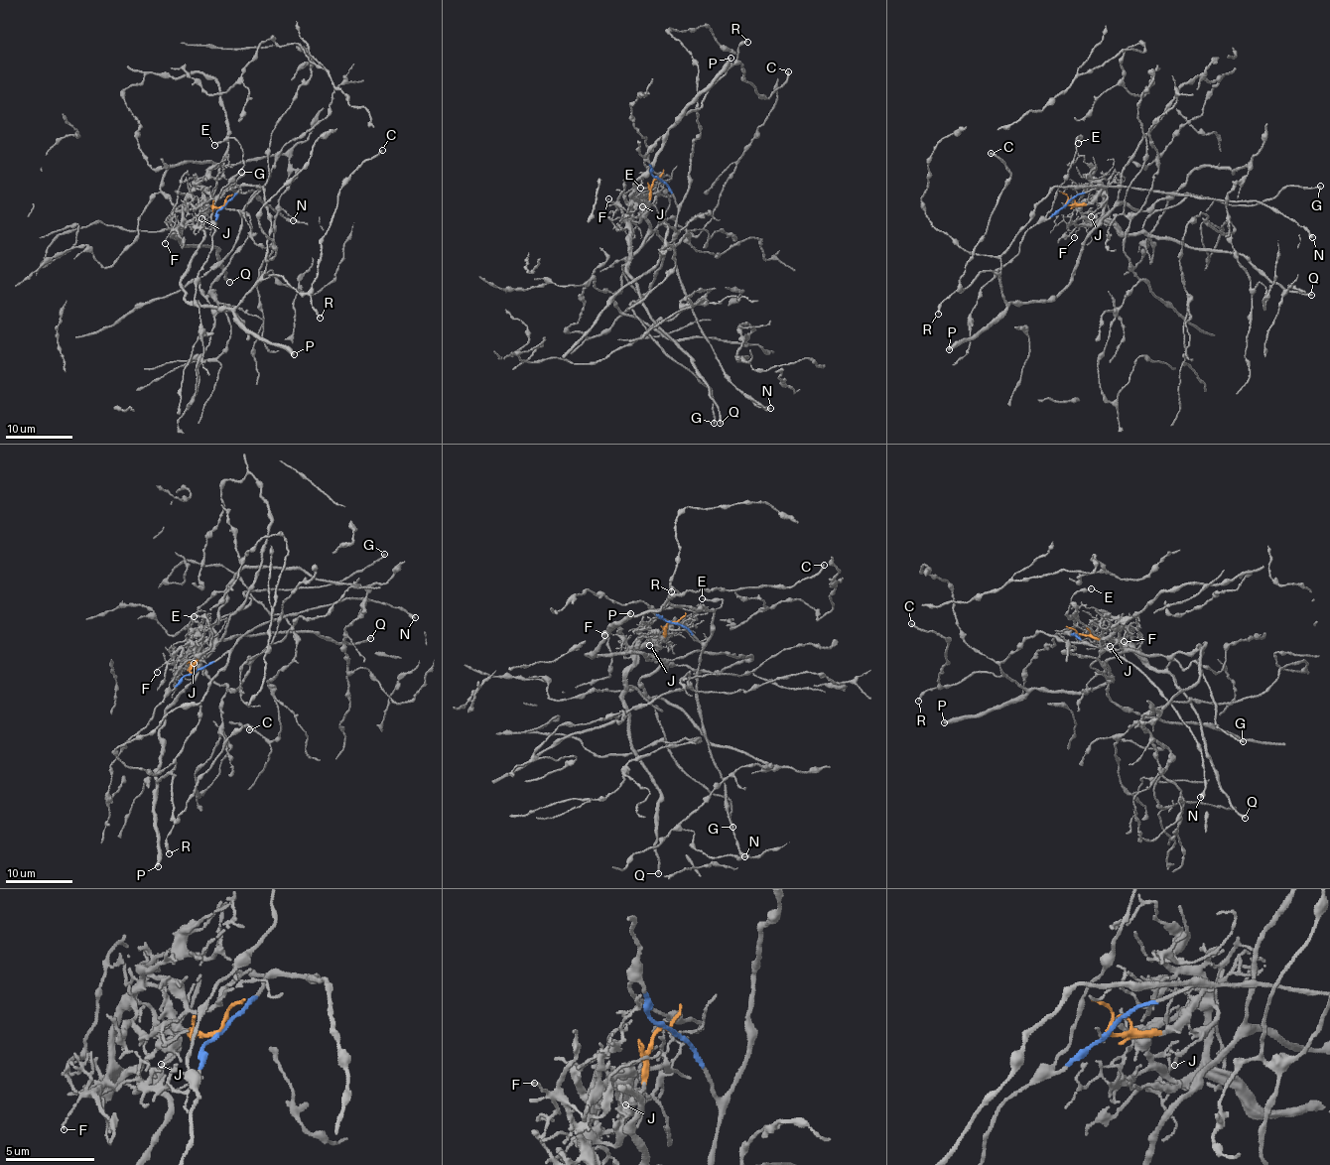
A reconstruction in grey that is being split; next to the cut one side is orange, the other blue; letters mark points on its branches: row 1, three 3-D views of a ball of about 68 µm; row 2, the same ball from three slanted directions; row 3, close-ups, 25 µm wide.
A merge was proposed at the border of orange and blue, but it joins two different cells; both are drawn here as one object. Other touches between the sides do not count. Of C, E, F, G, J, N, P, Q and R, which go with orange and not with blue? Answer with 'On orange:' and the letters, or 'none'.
On orange: F, G, J, Q

